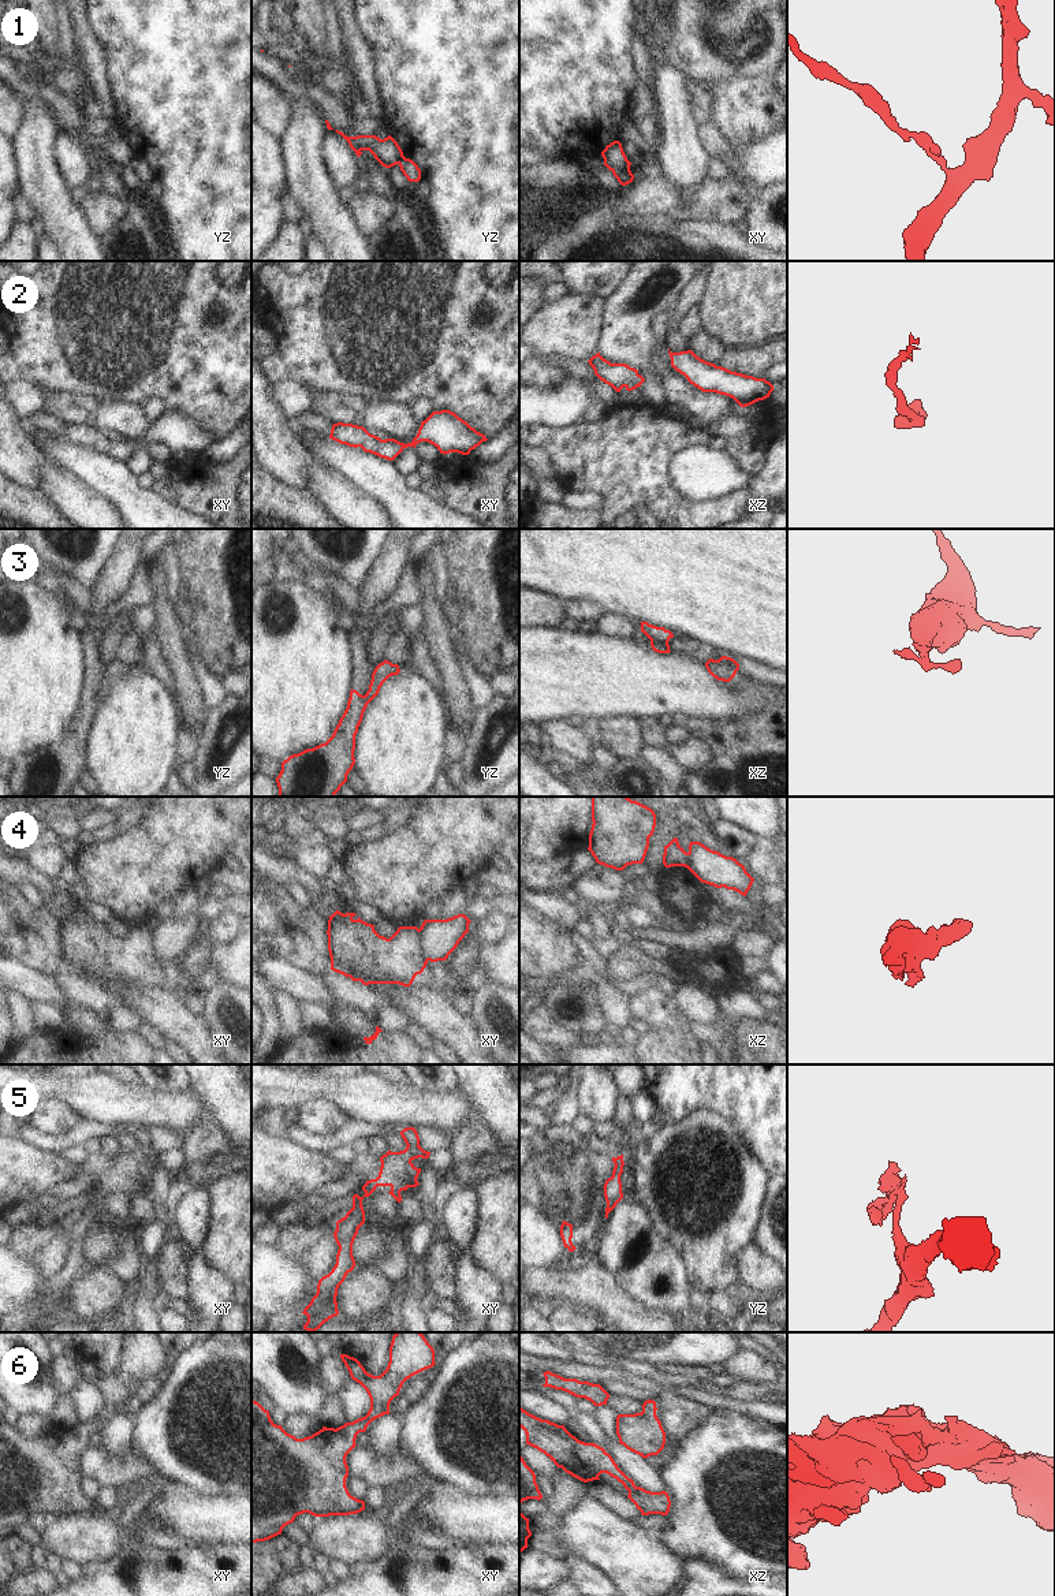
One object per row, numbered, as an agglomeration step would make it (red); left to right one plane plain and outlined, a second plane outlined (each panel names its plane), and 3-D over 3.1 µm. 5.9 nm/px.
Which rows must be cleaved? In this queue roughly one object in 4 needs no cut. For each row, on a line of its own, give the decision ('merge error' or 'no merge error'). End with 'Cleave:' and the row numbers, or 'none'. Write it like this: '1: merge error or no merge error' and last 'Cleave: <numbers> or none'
1: merge error
2: no merge error
3: merge error
4: merge error
5: merge error
6: no merge error
Cleave: 1, 3, 4, 5

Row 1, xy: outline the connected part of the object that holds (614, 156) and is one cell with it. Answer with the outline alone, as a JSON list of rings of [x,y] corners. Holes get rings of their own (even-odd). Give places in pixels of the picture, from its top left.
[[[614,141],[607,145],[605,149],[601,152],[601,156],[611,171],[627,169],[631,165],[619,141]]]

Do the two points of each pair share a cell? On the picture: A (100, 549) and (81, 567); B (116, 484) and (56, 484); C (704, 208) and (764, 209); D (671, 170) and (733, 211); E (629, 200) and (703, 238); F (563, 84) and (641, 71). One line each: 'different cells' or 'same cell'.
A: same cell
B: different cells
C: different cells
D: different cells
E: different cells
F: different cells

